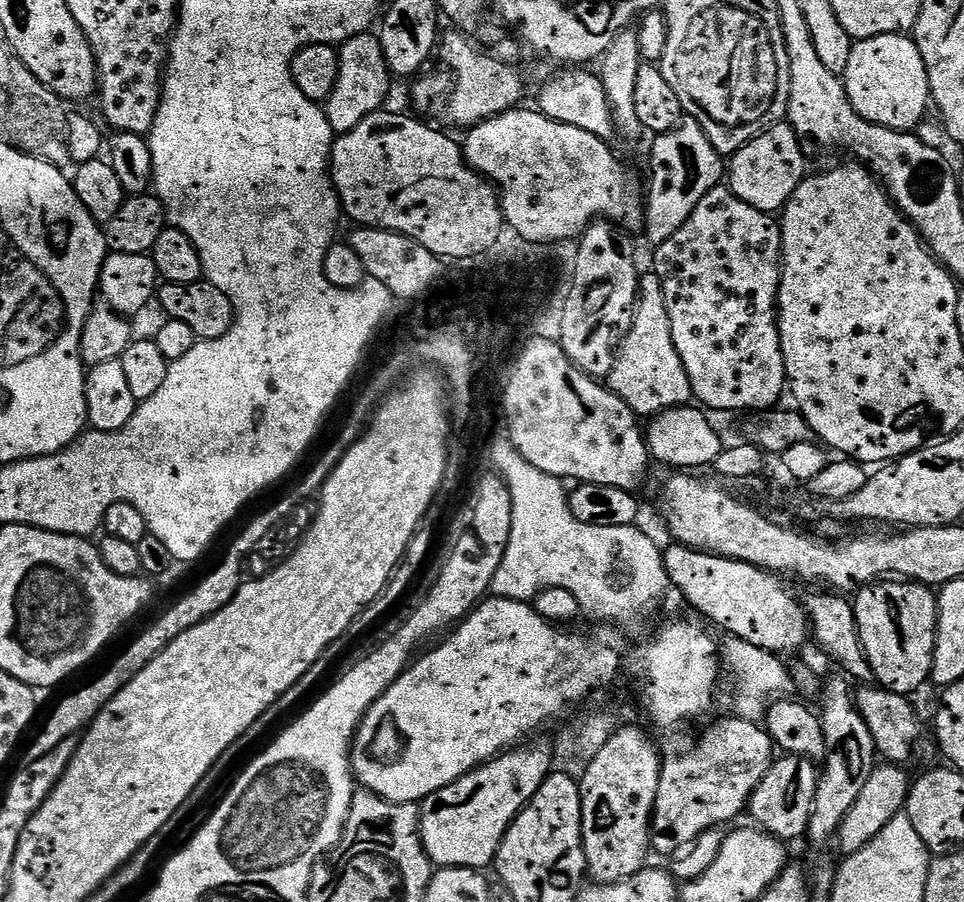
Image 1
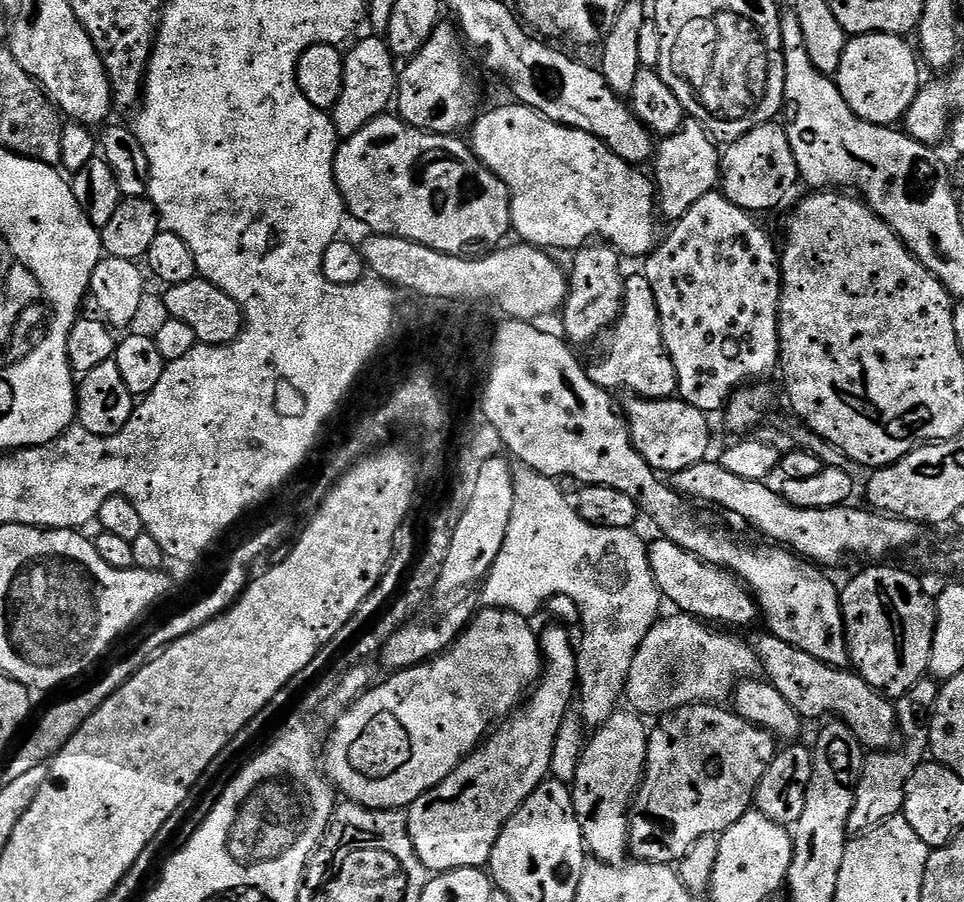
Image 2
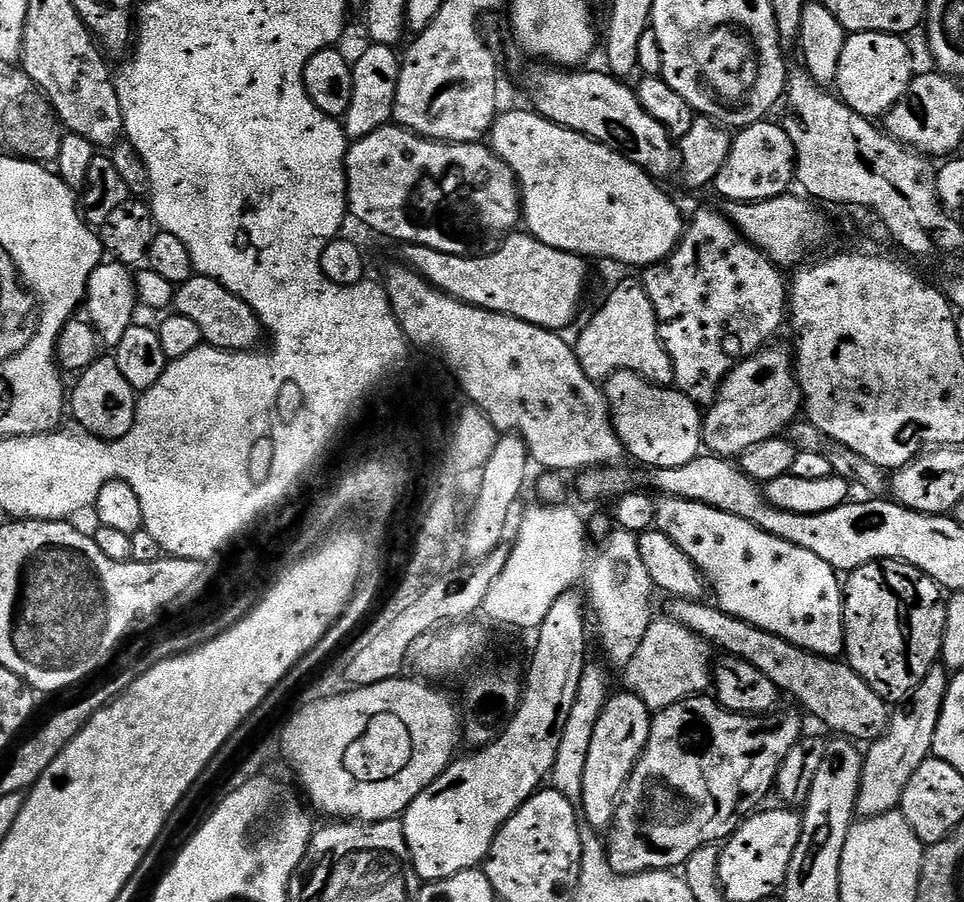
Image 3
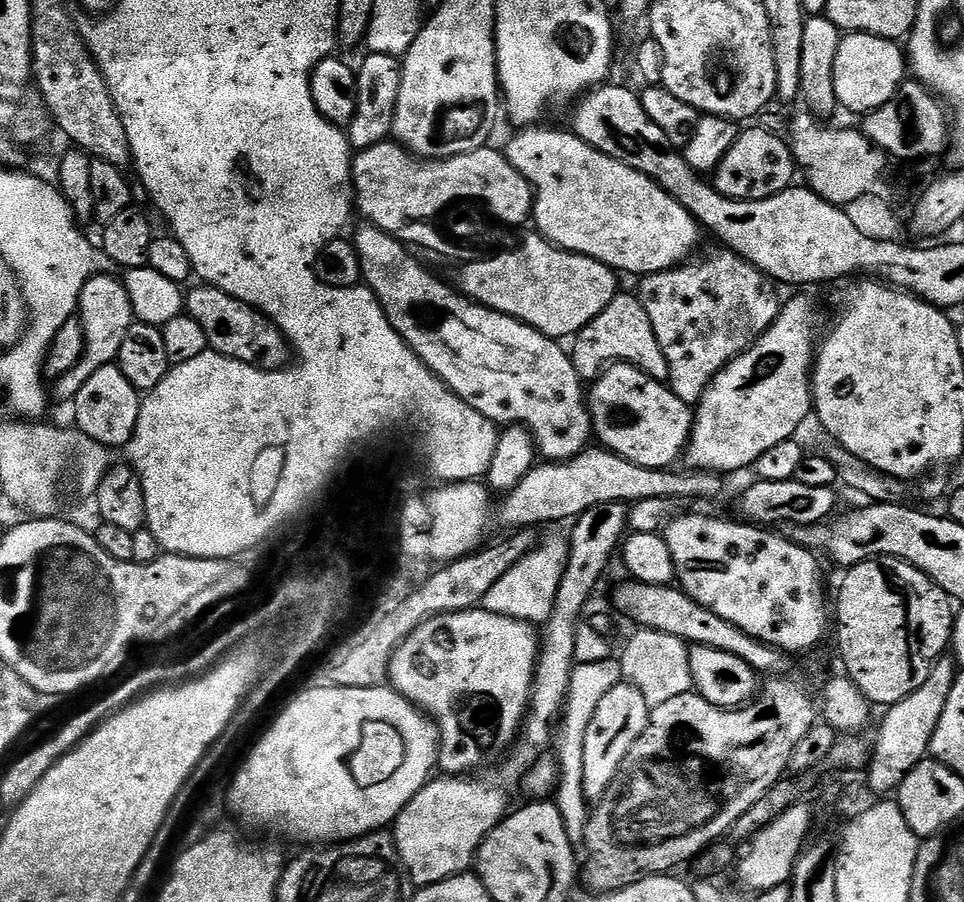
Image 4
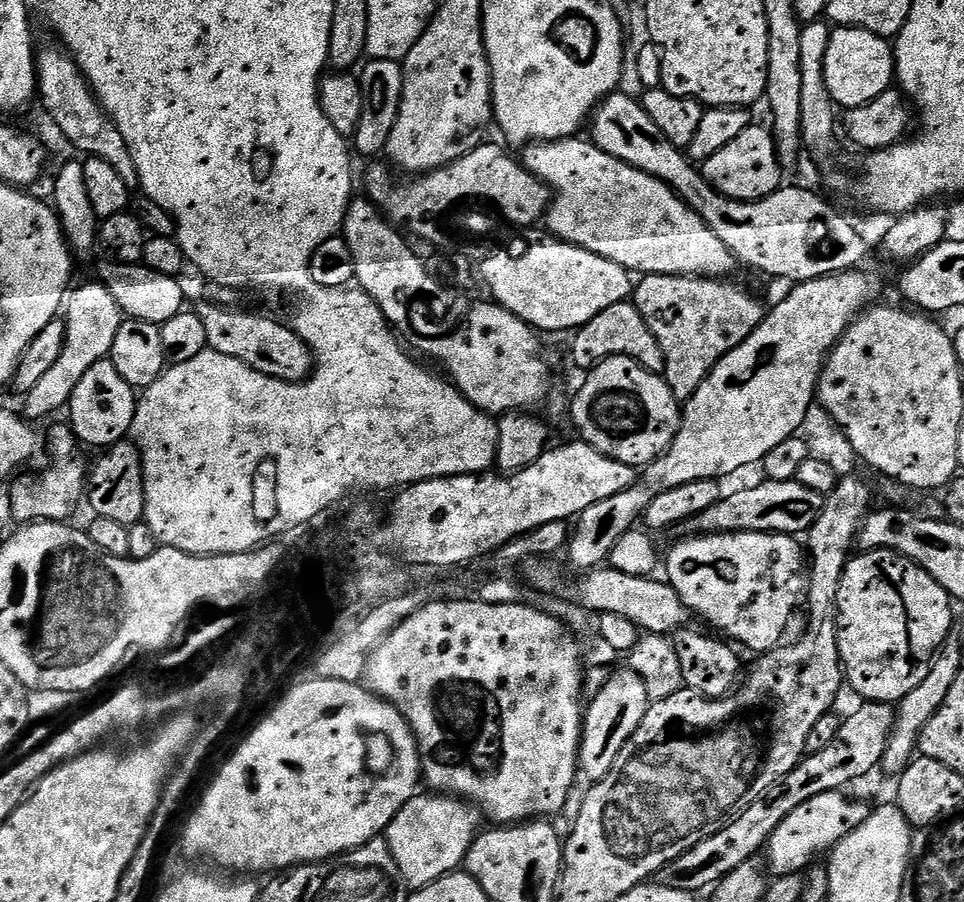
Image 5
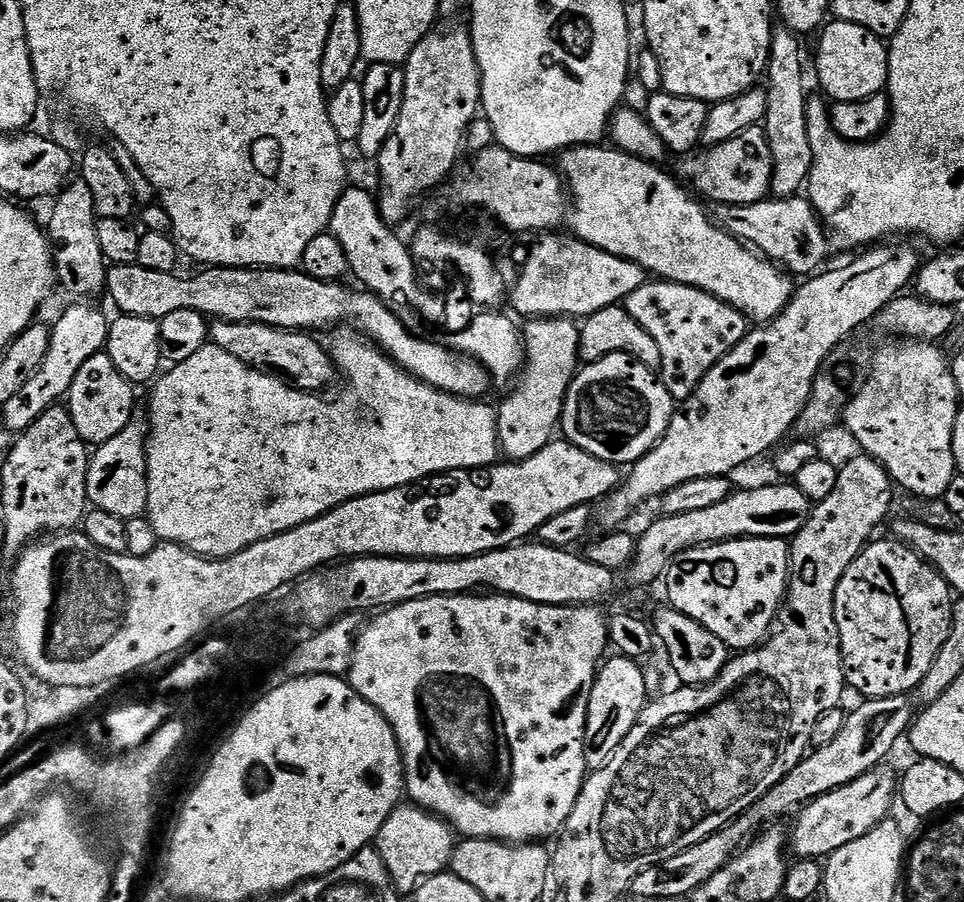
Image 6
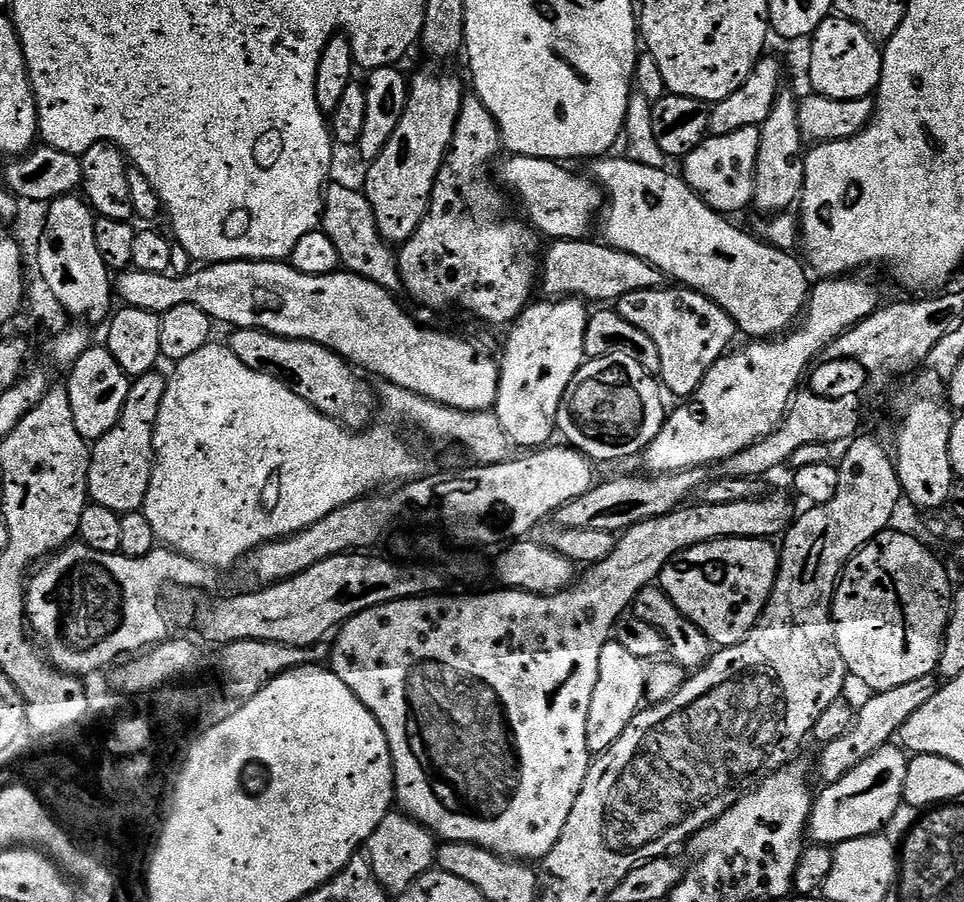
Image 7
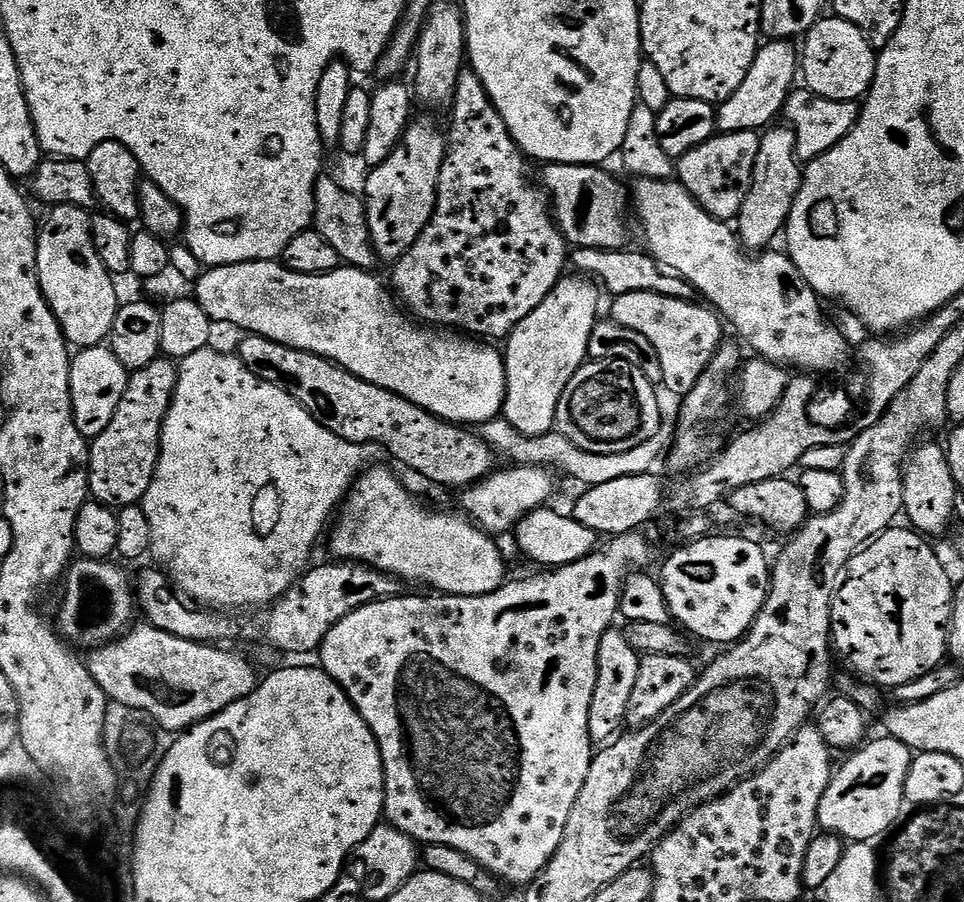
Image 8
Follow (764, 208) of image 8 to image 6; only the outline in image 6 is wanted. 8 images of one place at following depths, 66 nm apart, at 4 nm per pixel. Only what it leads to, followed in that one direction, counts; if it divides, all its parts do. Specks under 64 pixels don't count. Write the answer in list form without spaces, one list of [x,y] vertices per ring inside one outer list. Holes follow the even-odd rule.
[[[783,26],[777,27],[772,33],[770,42],[770,54],[768,55],[768,70],[766,73],[766,114],[762,125],[770,154],[772,155],[772,191],[776,198],[792,198],[805,191],[808,176],[812,173],[812,147],[810,146],[810,134],[806,126],[806,110],[810,93],[804,89],[804,52],[800,49],[801,37]]]

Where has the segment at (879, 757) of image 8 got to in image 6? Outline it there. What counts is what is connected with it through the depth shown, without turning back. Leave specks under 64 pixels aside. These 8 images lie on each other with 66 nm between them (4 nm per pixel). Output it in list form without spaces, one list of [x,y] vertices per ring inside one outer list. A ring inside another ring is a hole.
[[[881,766],[862,774],[862,778],[830,794],[820,796],[811,804],[803,805],[802,811],[795,817],[796,829],[790,832],[791,851],[796,851],[795,855],[800,858],[829,857],[839,847],[862,838],[868,831],[878,827],[883,820],[889,819],[891,812],[888,811],[892,808],[892,799],[895,801],[897,796],[898,776],[897,773],[895,776],[888,766]]]

